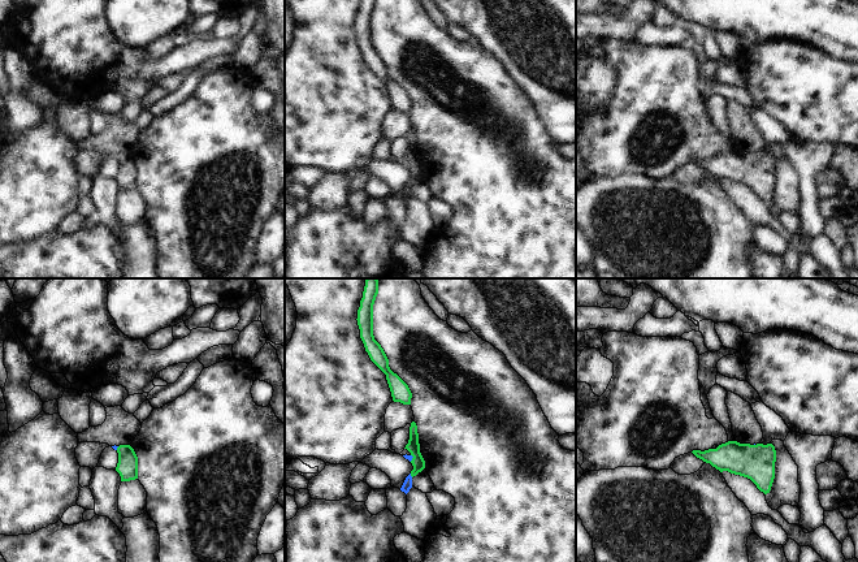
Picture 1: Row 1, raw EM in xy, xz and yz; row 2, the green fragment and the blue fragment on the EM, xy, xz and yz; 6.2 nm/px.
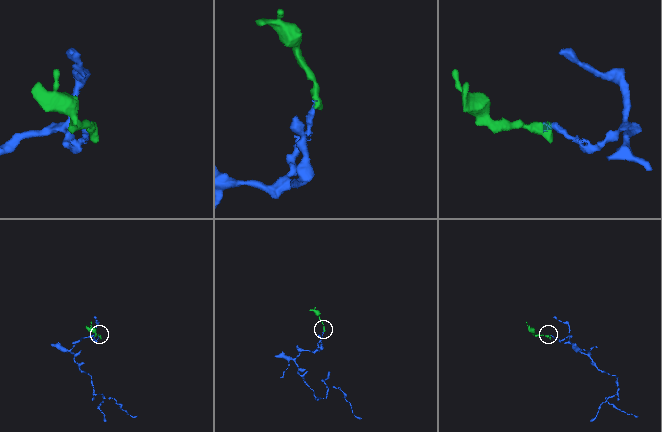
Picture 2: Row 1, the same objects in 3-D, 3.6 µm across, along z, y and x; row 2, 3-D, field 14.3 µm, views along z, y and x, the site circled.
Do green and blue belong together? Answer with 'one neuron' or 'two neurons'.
one neuron

